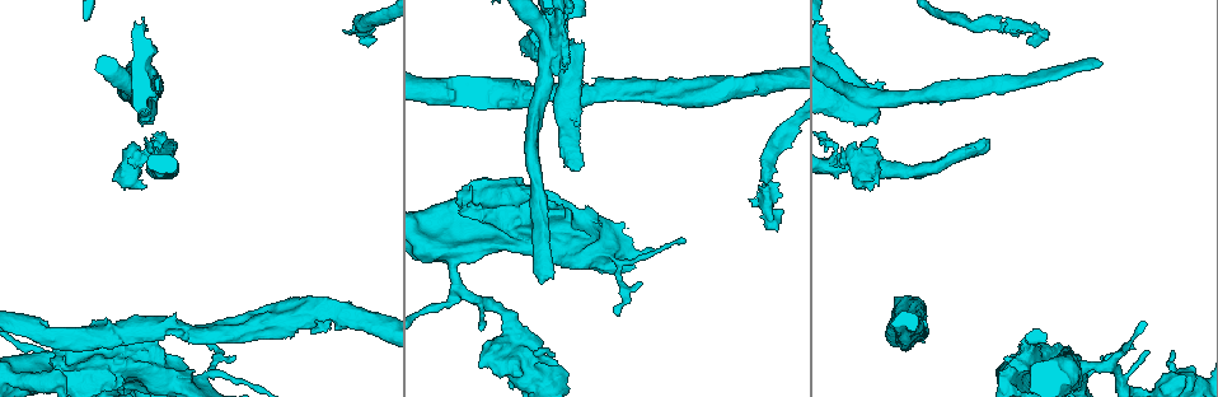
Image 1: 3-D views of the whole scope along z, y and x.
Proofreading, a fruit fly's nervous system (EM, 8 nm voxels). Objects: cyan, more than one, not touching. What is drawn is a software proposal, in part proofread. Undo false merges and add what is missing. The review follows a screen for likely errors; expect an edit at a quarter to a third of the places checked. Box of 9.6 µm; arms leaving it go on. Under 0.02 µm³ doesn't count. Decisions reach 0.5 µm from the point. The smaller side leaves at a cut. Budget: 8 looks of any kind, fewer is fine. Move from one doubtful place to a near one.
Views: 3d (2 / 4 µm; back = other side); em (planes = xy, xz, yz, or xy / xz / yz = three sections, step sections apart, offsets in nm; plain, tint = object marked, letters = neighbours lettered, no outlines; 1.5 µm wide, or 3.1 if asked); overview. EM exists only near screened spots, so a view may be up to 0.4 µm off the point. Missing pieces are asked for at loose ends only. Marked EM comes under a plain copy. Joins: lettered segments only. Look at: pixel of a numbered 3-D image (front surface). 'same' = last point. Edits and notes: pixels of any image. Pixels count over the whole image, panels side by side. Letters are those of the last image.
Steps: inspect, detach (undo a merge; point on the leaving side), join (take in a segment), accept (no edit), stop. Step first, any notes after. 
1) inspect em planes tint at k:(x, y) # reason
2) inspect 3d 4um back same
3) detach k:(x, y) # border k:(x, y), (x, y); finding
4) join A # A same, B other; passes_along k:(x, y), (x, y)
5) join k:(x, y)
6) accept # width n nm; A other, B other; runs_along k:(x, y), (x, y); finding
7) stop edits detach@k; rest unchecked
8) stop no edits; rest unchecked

inspect 3d 2um at 1:(481, 329) # free end

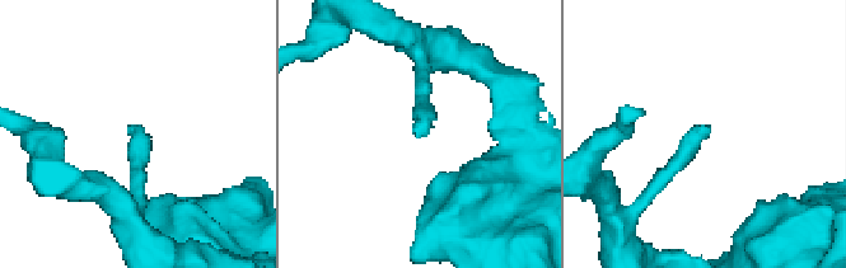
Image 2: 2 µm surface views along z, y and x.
inspect em planes tint at 2:(708, 127) # need the tissue

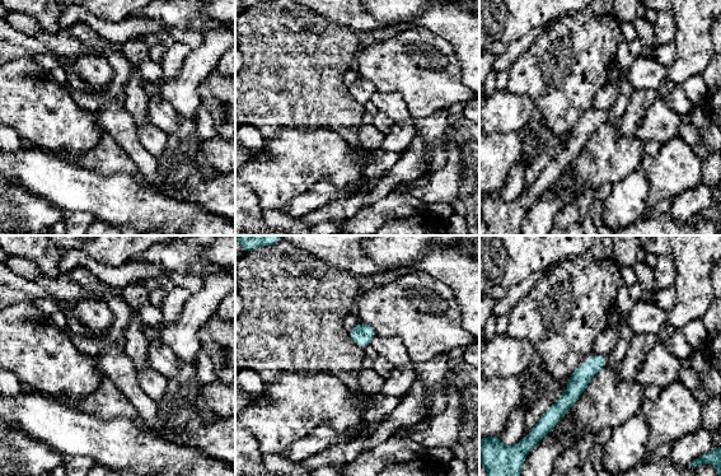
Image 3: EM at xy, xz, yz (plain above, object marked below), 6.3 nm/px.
inspect em planes letters same

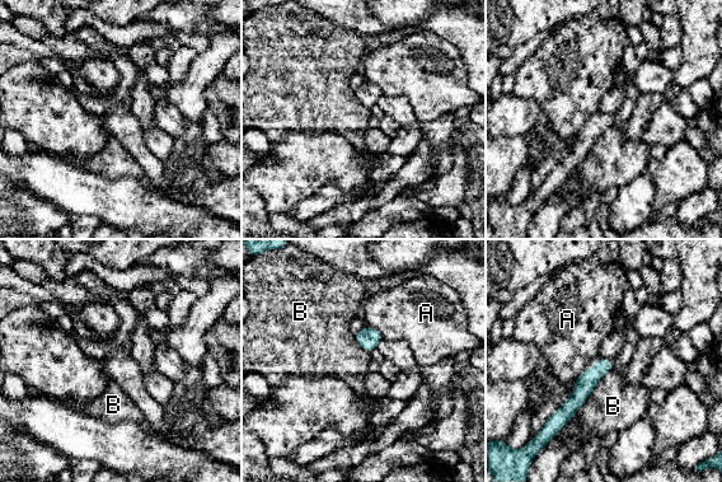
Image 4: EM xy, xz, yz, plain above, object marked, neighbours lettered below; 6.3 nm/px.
accept # A other, B other; runs_along 4:(609, 363), (584, 385), (559, 420); none of them fits

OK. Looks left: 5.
inspect em xz step 8 tint at 1:(235, 355) # tapers out

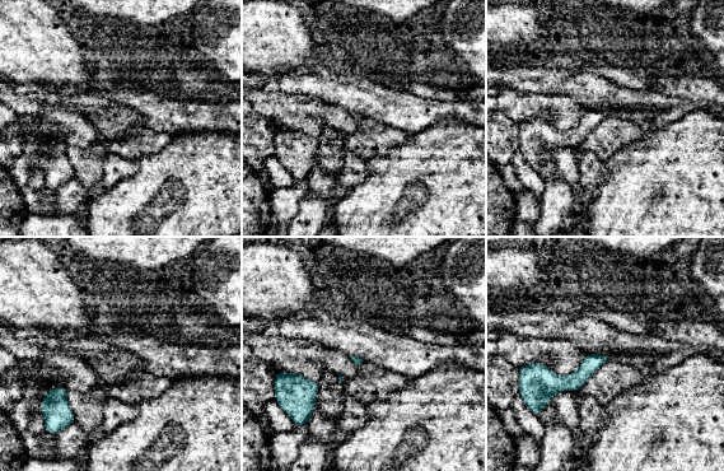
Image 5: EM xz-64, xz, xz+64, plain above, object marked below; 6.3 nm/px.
inspect em planes letters same

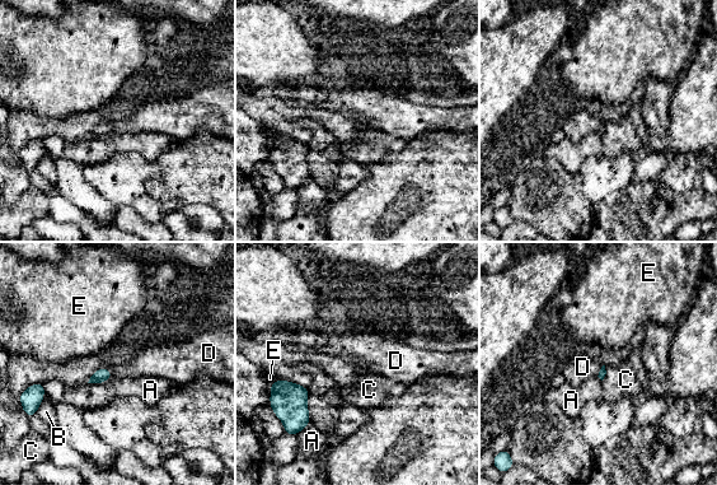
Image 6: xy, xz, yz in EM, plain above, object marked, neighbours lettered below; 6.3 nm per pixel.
accept # A other, B other, C other, D other, E other; border 6:(102, 367), (106, 367), (113, 376); no lettered segment goes on from it

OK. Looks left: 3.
inspect 3d 2um at 1:(1039, 45) # free end

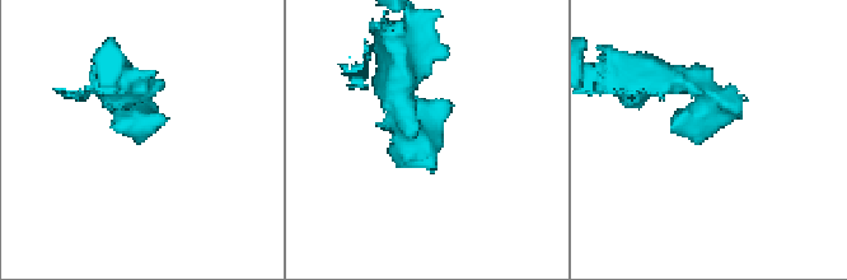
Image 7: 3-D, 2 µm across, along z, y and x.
inspect em planes letters at 7:(141, 131) # now the EM

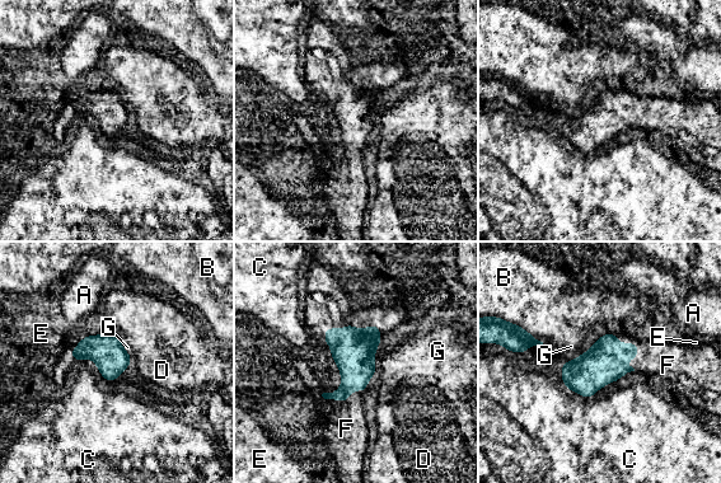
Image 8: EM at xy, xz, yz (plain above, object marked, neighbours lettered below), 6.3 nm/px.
join F # A other, B other, C other, D other, E other, F same, G other; passes_along 8:(603, 364), (637, 350), (674, 362); the neuron continues

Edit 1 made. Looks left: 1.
stop edits join@8; rest unchecked

